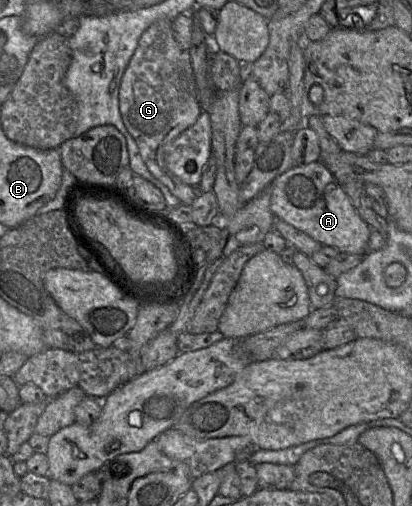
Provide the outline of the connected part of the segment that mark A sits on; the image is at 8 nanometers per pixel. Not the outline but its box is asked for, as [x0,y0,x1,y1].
[270,162,372,256]

